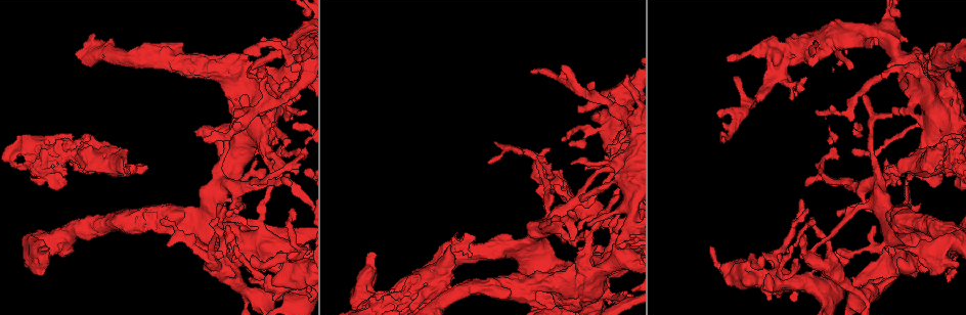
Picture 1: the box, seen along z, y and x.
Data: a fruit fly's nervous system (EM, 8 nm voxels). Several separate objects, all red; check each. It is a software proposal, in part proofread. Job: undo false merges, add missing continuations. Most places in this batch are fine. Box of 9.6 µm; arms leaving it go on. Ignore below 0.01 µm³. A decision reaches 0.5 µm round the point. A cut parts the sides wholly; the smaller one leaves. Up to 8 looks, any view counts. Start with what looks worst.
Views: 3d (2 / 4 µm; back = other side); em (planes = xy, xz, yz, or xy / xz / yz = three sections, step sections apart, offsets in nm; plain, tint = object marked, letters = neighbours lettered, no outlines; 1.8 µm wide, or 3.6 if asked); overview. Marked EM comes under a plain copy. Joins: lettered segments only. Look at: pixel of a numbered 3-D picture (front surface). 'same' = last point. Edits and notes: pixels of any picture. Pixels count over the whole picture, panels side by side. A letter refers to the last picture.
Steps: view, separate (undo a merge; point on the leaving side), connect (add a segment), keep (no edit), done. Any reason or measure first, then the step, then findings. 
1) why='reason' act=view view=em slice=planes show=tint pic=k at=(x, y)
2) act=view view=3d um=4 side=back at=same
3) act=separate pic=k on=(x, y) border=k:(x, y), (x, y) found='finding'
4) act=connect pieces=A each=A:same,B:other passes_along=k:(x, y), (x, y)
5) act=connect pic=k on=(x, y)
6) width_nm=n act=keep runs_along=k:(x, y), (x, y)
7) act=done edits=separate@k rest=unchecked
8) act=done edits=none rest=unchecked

why='sharp bend' act=view view=em um=3.6 slice=planes show=letters pic=1 at=(247, 134)

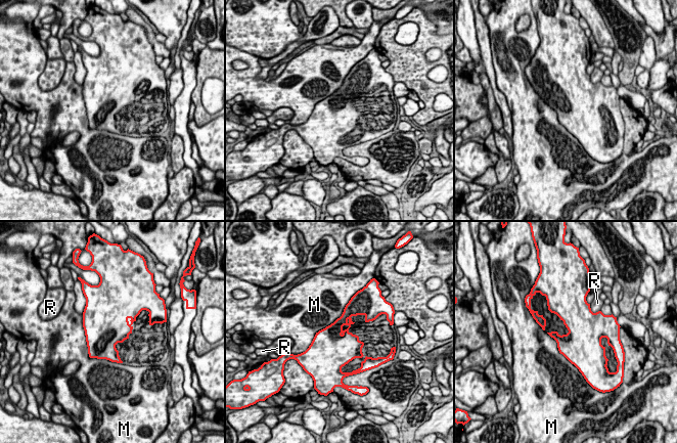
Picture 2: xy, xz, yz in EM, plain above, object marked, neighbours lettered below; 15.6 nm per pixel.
longest_contact=M:1000nm act=keep each=M:other,R:other border=2:(82, 315), (88, 355), (122, 363) found='continuous, no second cell'

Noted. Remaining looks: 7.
why='touches itself' act=view view=3d um=2 pic=1 at=(287, 174)

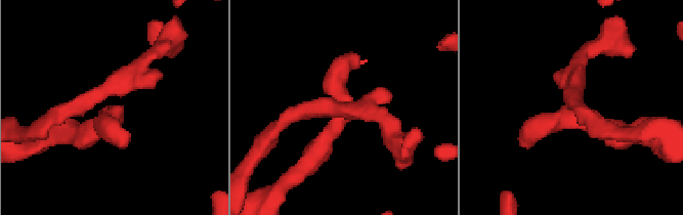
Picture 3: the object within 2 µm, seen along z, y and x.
act=view view=em slice=xz step=16 show=tint pic=3 at=(339, 111)

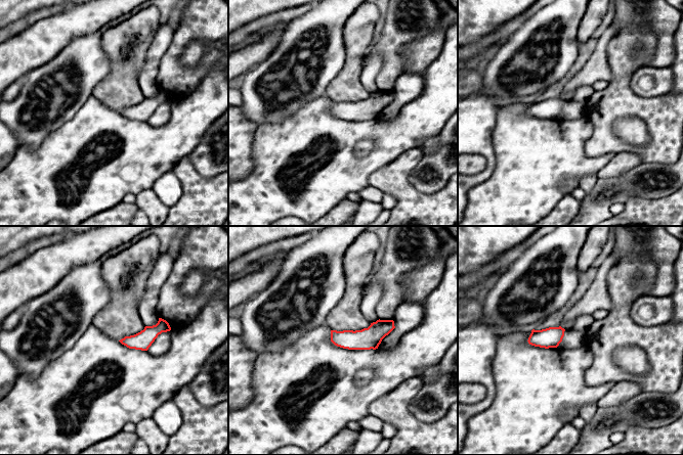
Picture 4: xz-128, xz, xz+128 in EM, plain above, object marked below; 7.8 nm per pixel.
why='what lies round it' act=view view=em slice=xz step=16 show=letters at=same

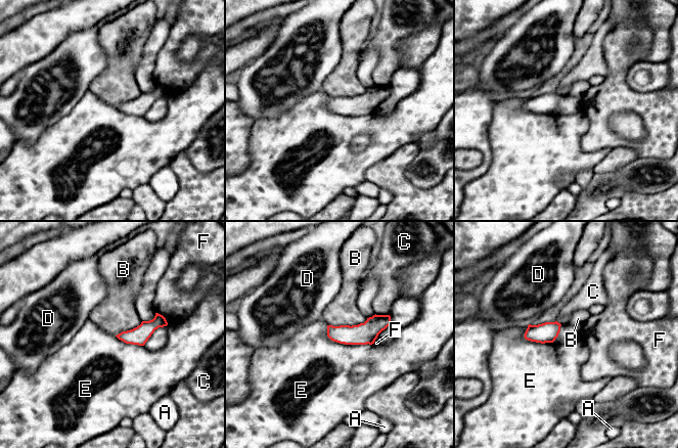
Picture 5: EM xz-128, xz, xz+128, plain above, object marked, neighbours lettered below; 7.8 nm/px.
act=keep each=A:other,B:other,C:other,D:other,E:other,F:other border=5:(326, 325), (333, 341), (373, 344) found='one cell here'

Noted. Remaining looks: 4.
why='calibre changes' act=view view=3d um=4 side=back pic=1 at=(229, 244)

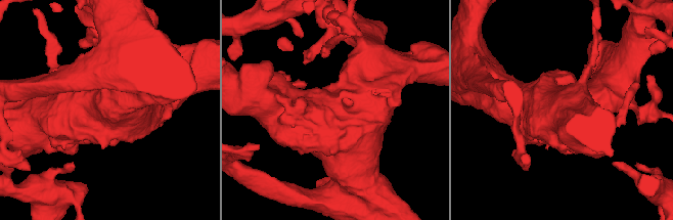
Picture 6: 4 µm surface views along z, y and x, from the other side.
why='need the tissue' act=view view=em um=3.6 slice=planes show=letters pic=6 at=(331, 111)

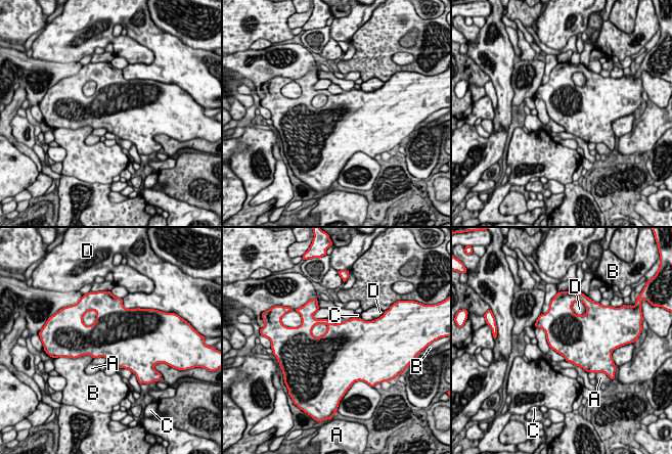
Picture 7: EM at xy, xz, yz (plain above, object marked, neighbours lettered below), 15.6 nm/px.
width_nm=700 act=keep each=A:other,B:other,C:other,D:other border=7:(93, 357), (81, 355), (76, 358) found='all the same cell'

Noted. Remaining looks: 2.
act=done edits=none rest=unchecked

